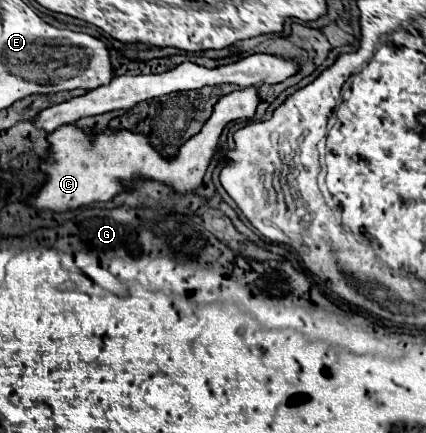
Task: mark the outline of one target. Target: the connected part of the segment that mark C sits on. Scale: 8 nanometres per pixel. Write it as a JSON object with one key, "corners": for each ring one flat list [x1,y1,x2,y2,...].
{"corners":[[252,86,248,90,238,90,228,96,222,96,214,106,214,112,204,124,202,132,192,136,180,148,178,158,174,160,164,160,152,146,148,146,148,140,142,134,120,130,110,134,98,134,96,138,90,140,88,134,78,126,72,124,60,126,48,136,50,156,40,160,40,168,48,174,48,182,40,188,38,198,30,200,30,204,36,206,38,210,52,210,52,212,76,210,92,202,106,202,114,198,118,192,124,190,122,180,132,182,138,178,164,182,182,194,196,190,202,184,206,168,216,152,222,128,232,120,248,120,254,116,254,110,260,102,256,92,258,88]]}

